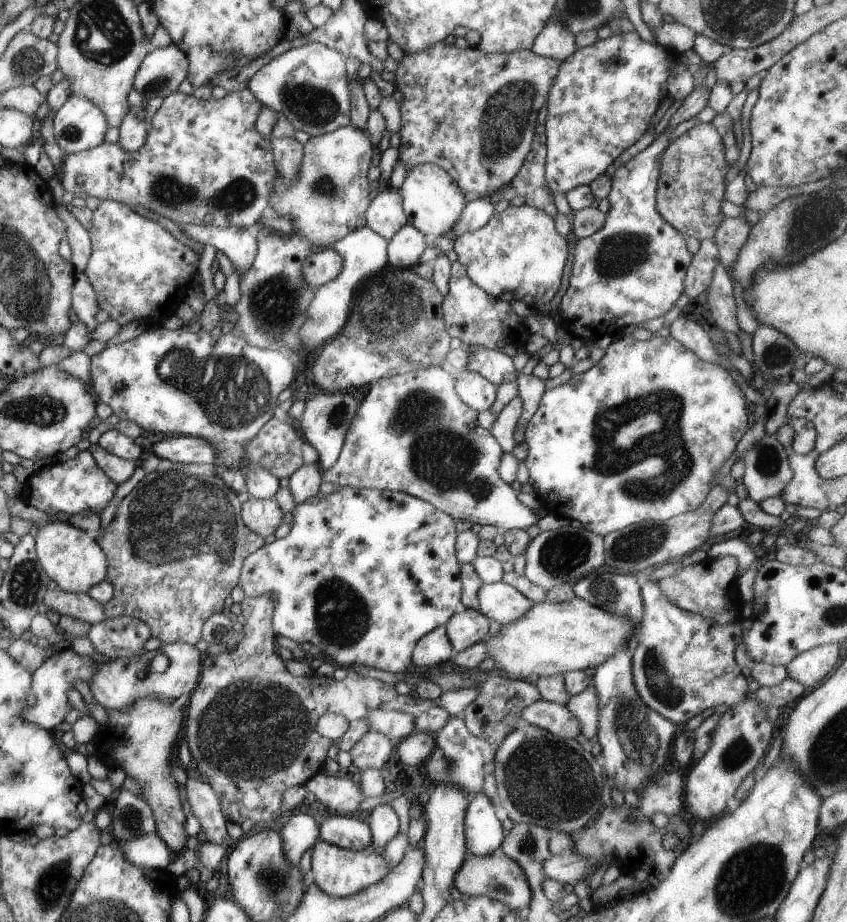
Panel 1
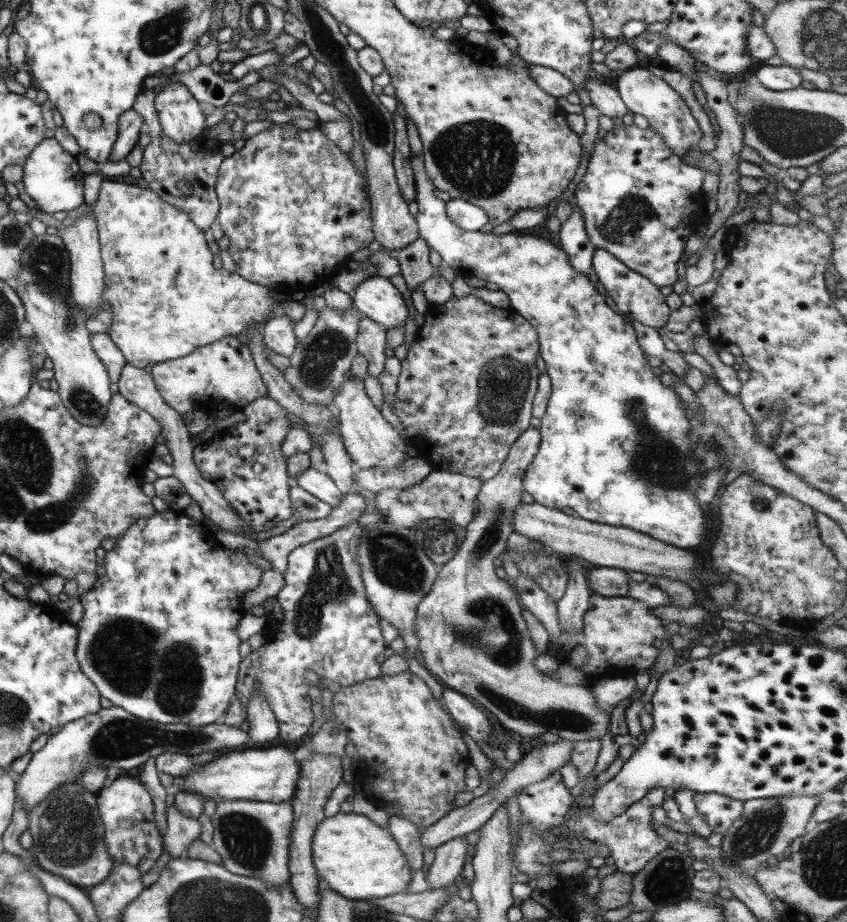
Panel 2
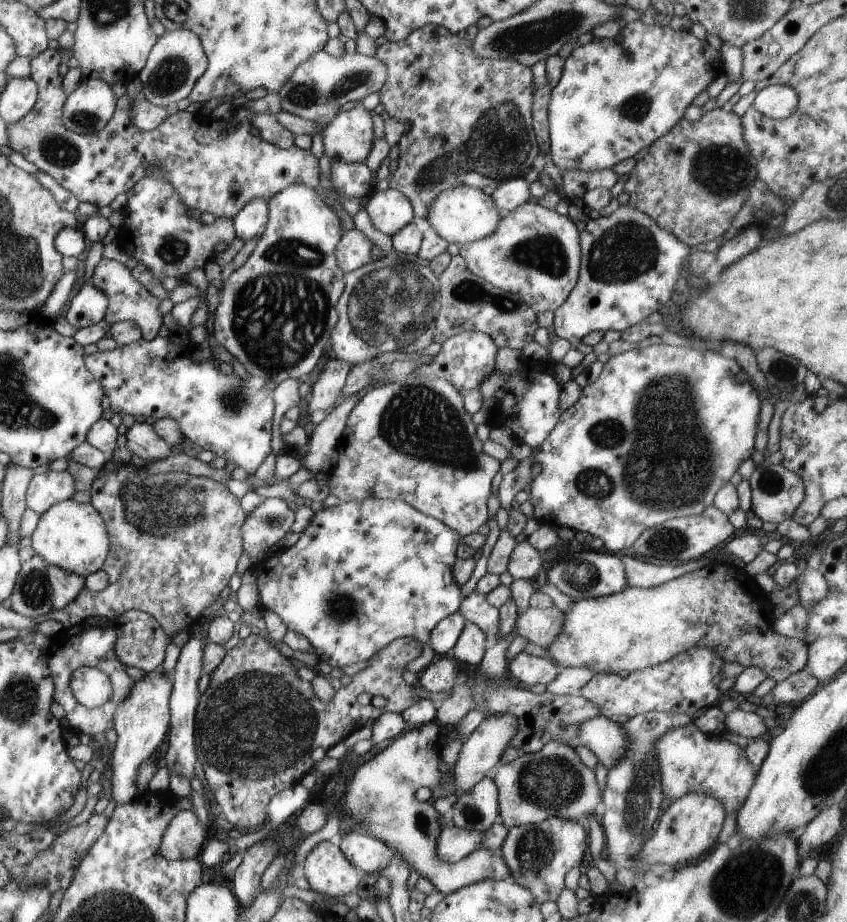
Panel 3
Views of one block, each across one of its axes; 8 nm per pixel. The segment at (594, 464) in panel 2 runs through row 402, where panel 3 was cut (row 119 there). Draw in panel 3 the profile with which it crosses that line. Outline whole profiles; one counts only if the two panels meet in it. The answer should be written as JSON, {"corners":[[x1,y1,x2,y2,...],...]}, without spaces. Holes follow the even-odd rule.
{"corners":[[641,20,623,24,622,33,616,38,592,39,587,44,576,46,570,56,565,60,560,80,553,86,548,107,549,133,551,136,551,149,554,164,560,171,603,171,611,169,620,161,633,157,642,148,650,146,657,138,666,134,674,125,685,116,686,109,700,92,707,90,707,86,723,74,723,58,720,51,712,47,707,40,697,38,688,29,674,30,670,25,661,27,657,24,644,24]]}

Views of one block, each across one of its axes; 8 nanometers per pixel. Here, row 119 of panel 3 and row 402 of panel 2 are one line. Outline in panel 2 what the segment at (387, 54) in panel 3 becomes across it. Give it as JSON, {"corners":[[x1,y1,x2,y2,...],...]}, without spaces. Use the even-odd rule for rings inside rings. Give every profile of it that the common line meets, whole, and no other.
{"corners":[[473,292,456,298,452,295,447,302,441,305,429,304,425,312,425,321,416,333,416,340,410,346,405,359,401,360,401,373,398,377,396,391,396,401,392,403,392,412,400,418,406,432,411,436,410,440,414,448,417,449,419,456,432,464,432,470,452,471,456,474,477,479,480,483,487,482,495,478,502,468,502,464,508,457,508,453,520,433,530,428,532,418,533,400,537,393,538,376,540,371,536,367,536,358,540,352,538,334,535,328,523,316,520,316,512,307,494,308,488,302,482,302]]}

